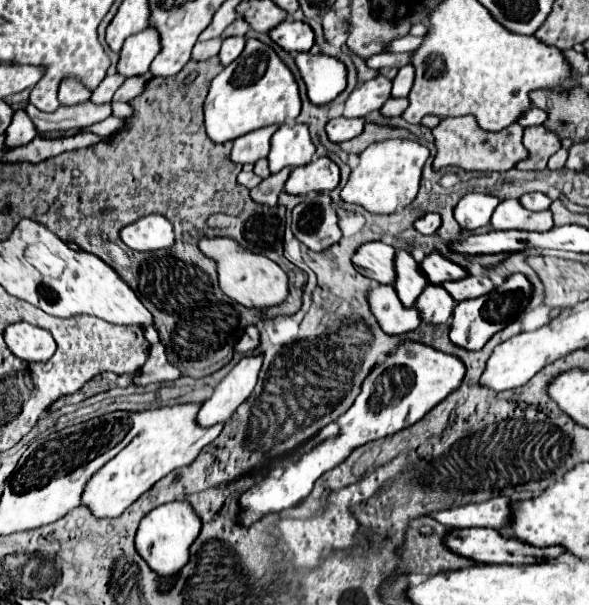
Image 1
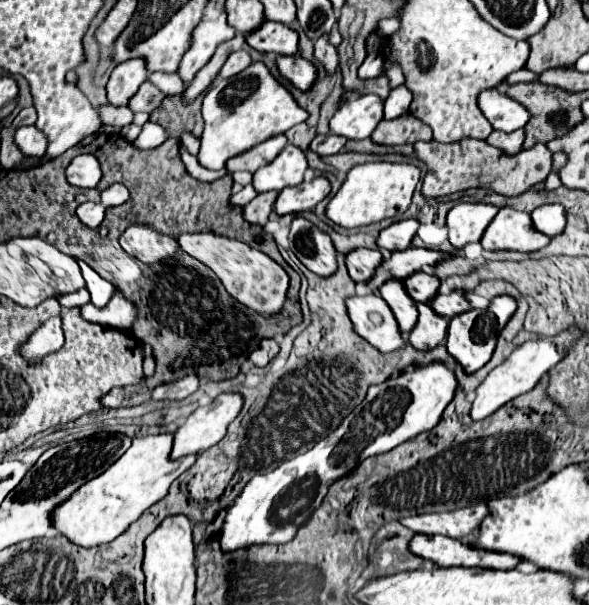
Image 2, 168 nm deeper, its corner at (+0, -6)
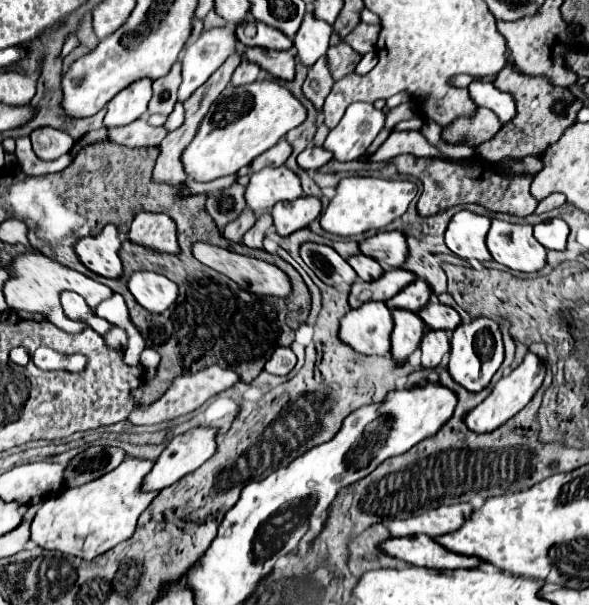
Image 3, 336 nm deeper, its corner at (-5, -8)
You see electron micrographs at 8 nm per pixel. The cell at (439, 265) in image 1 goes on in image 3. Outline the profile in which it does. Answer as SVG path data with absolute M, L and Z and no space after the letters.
M415 279L411 285L407 285L405 289L401 289L395 297L391 297L391 301L387 301L389 307L399 307L399 309L411 309L411 311L419 311L429 303L431 297L431 287L423 281L423 279Z

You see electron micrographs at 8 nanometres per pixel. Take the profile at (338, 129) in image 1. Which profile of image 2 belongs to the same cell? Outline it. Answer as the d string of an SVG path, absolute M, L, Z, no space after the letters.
M328 133L328 135L316 135L314 141L310 143L310 149L314 153L318 153L320 157L324 157L324 155L336 155L344 147L344 143L346 143L346 139L342 139L338 135L332 135L332 133Z

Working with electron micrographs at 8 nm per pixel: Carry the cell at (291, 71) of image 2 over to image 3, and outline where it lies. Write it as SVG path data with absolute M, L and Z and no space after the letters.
M245 49L245 57L255 61L259 67L269 71L273 77L283 81L295 79L295 57L287 51L269 51L269 49Z

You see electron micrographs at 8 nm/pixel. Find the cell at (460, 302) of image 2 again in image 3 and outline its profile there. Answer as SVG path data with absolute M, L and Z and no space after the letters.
M429 303L419 311L419 317L427 323L429 329L443 329L443 331L453 331L459 323L461 317L459 313L443 303Z

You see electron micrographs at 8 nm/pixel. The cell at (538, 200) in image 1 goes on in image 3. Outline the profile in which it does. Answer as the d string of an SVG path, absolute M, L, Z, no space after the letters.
M555 217L555 219L549 219L549 221L535 225L535 239L545 249L563 251L565 243L567 243L567 235L569 235L569 227L561 217Z

